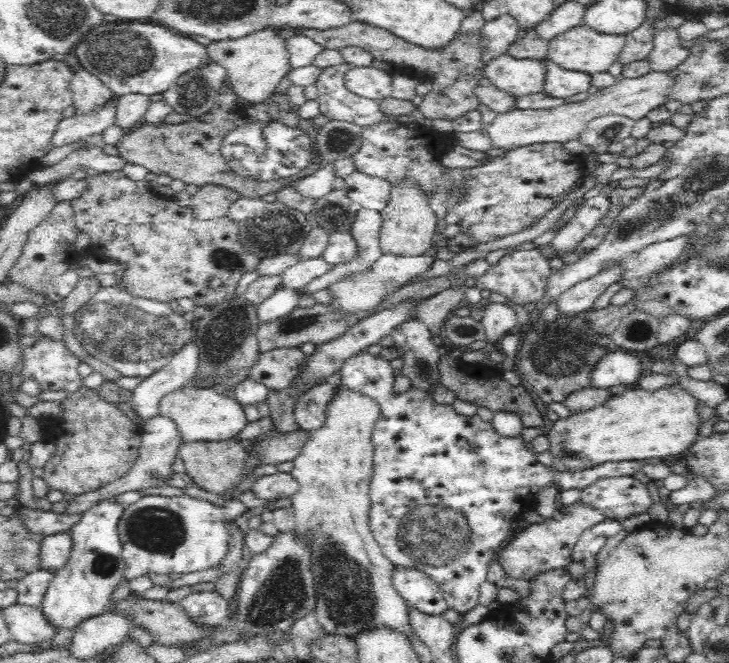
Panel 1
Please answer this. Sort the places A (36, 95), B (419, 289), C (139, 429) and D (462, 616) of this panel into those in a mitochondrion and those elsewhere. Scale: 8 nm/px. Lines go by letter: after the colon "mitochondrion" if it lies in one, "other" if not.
A: mitochondrion
B: other
C: other
D: other

